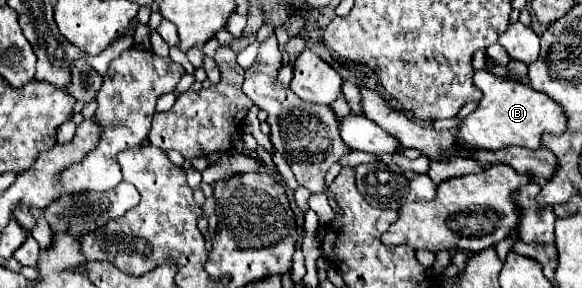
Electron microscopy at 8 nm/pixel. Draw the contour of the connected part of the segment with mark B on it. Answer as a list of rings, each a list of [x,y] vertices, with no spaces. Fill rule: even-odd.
[[[478,70],[474,74],[474,84],[482,90],[482,100],[478,102],[476,110],[462,120],[458,128],[456,148],[464,152],[498,150],[506,146],[524,146],[536,150],[544,132],[562,134],[566,130],[564,112],[546,94],[540,94],[520,82],[498,78],[486,70]]]

